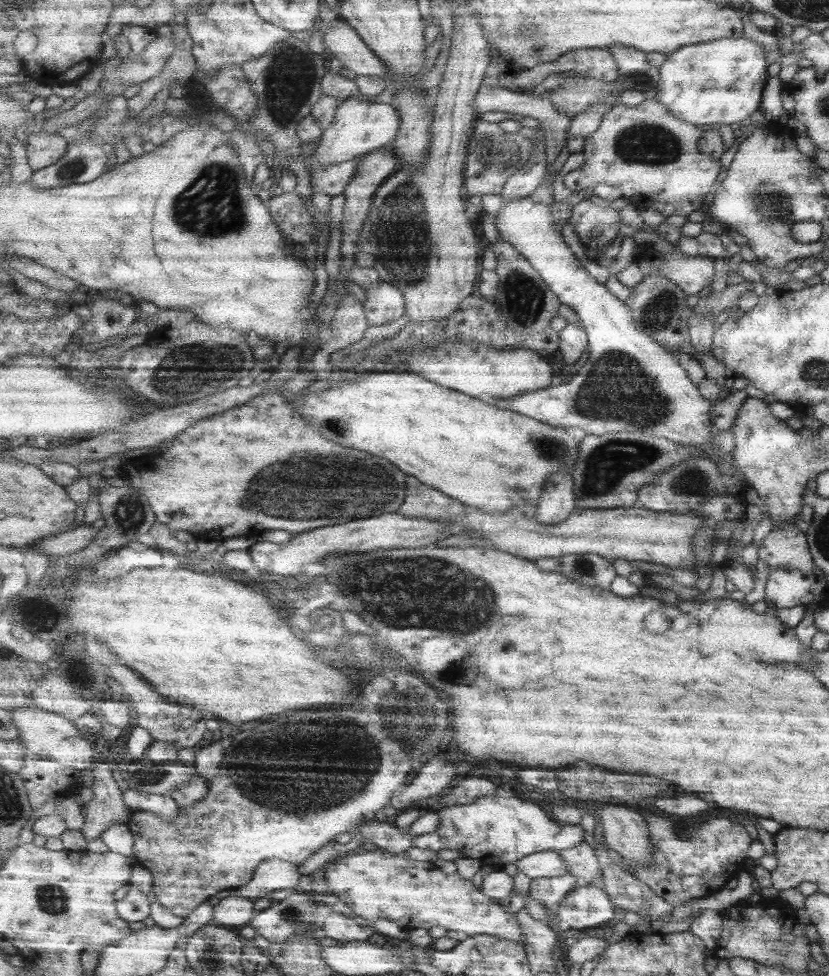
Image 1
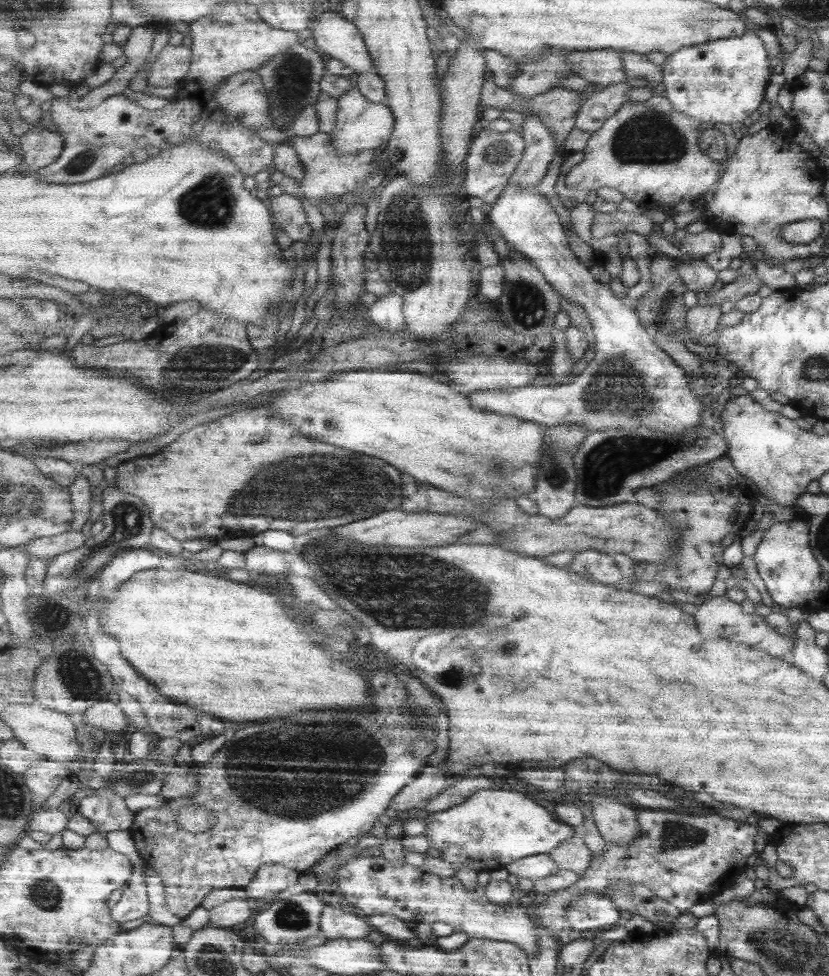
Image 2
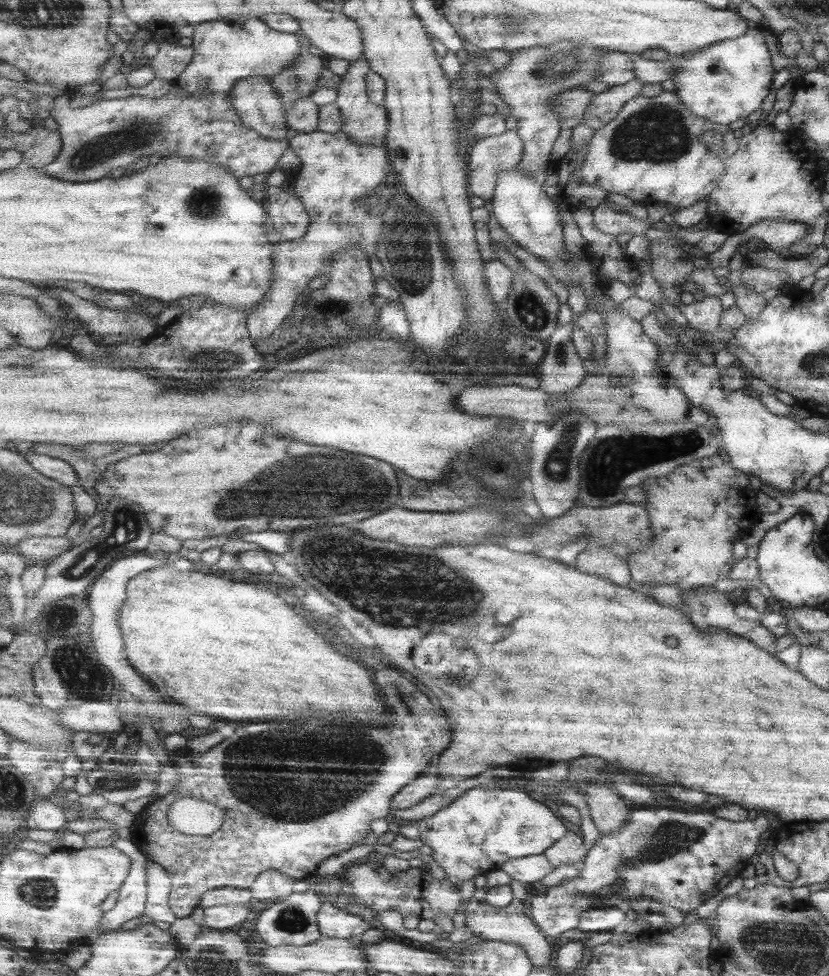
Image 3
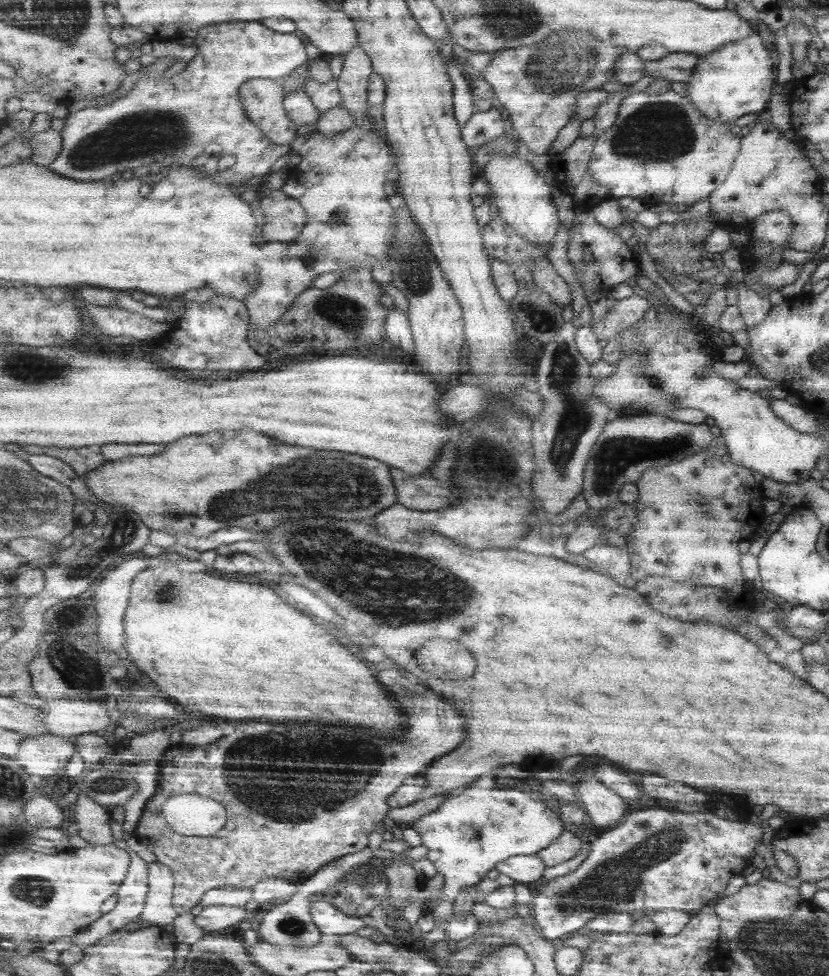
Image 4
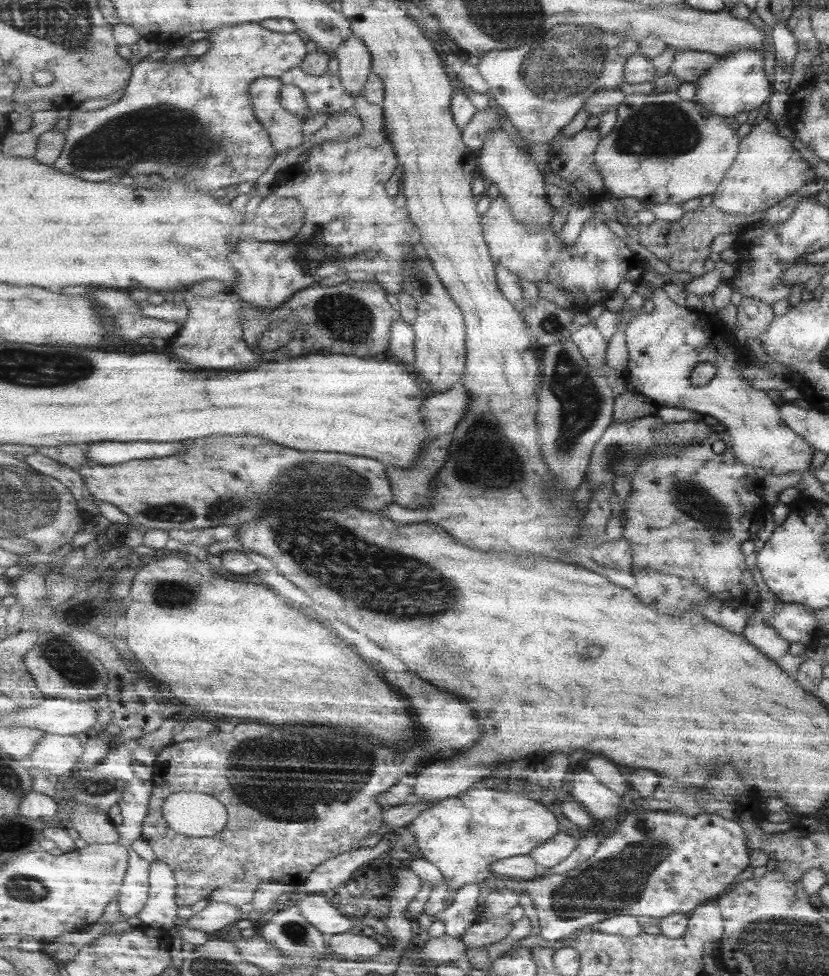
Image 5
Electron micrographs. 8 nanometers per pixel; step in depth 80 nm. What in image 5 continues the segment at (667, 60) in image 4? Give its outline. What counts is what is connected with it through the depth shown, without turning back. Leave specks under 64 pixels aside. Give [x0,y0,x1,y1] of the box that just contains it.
[667,51,719,84]

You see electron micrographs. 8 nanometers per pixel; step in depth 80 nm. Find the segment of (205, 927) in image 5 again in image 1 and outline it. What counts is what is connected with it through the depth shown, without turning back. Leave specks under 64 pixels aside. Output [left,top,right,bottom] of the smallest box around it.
[211,896,257,929]

